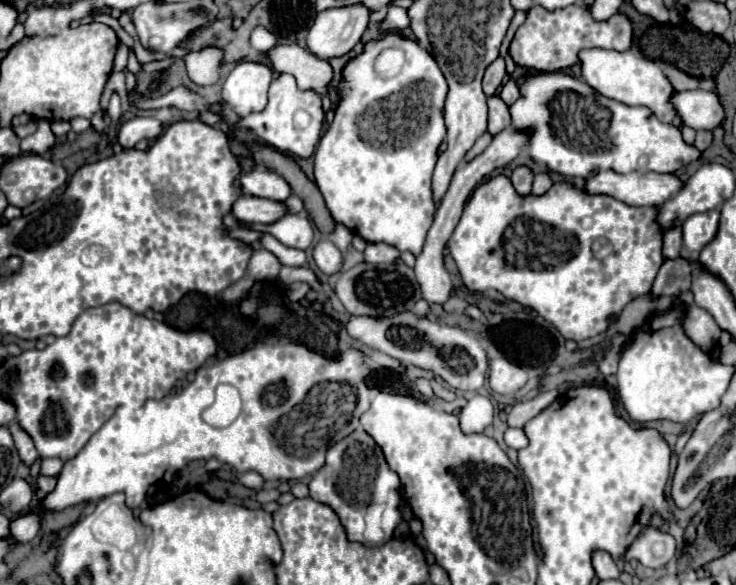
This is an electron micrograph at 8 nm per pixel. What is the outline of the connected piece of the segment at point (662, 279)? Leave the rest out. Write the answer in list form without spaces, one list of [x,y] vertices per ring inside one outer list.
[[[676,258],[676,260],[666,260],[654,280],[652,294],[668,294],[668,296],[678,296],[684,290],[690,290],[692,276],[690,276],[690,264],[686,258]]]

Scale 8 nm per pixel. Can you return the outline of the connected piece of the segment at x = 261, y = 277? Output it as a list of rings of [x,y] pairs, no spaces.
[[[264,248],[254,250],[252,256],[250,256],[250,262],[248,262],[246,276],[240,278],[236,284],[228,286],[228,288],[220,294],[220,298],[226,300],[228,304],[234,304],[234,302],[236,302],[248,288],[252,288],[254,284],[278,278],[278,270],[280,270],[280,260],[278,260],[272,252],[268,252],[268,250],[264,250]]]

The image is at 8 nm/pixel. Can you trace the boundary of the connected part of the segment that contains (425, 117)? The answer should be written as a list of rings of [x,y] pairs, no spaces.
[[[386,34],[378,40],[370,40],[364,46],[364,52],[356,56],[346,70],[342,70],[342,100],[336,108],[332,126],[322,136],[314,154],[316,184],[326,200],[334,222],[340,222],[352,232],[360,234],[366,242],[384,242],[400,252],[408,250],[414,256],[422,252],[426,232],[432,226],[436,212],[430,184],[438,160],[436,150],[446,136],[442,112],[446,92],[448,86],[436,60],[424,48],[420,48],[418,42],[404,40],[398,34]]]

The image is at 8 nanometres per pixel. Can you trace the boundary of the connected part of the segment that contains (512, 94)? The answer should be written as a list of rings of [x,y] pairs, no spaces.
[[[512,78],[500,88],[500,98],[502,98],[506,104],[516,102],[516,98],[518,98],[518,86],[516,86],[516,82],[514,82]]]

